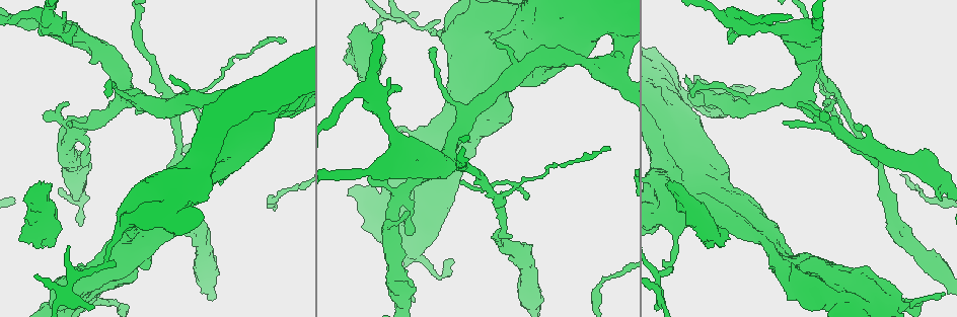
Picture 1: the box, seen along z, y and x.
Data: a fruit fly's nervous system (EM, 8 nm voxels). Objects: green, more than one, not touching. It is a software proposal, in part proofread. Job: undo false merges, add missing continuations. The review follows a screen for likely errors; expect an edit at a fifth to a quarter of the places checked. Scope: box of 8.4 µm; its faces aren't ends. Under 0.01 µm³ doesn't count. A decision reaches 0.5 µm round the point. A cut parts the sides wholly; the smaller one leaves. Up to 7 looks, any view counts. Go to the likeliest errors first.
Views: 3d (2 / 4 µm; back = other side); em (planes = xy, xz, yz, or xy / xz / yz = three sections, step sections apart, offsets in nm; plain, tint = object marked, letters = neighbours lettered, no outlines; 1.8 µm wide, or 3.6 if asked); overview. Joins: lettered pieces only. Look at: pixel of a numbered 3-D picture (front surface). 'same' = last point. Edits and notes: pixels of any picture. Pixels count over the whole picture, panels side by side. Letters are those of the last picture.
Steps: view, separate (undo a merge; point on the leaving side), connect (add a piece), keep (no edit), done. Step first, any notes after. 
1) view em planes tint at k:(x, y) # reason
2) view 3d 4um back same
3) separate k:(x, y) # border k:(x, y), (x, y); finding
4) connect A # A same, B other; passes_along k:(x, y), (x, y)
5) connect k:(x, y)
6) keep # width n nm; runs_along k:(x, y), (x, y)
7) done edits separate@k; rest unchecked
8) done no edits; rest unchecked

view 3d 2um at 1:(500, 197) # abrupt turn

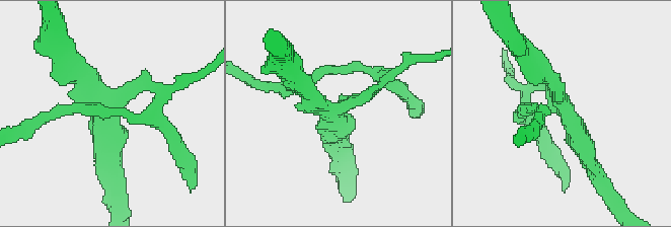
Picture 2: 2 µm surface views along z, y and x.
view em xz step 16 tint at 2:(107, 105) # arms 4

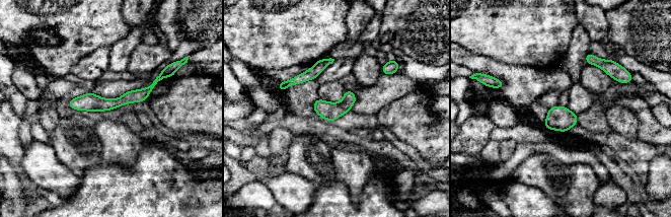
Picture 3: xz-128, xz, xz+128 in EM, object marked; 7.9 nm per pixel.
view em planes letters same # another direction

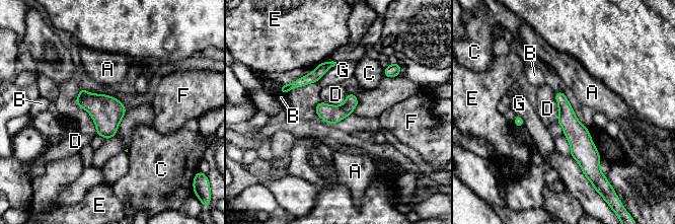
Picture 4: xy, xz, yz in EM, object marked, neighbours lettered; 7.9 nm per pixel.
keep # longest_contact D 240 nm; A other, B other, C other, D other, E other, F other, G other; continuous, no second neuron

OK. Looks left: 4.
view em planes letters at 1:(945, 294)

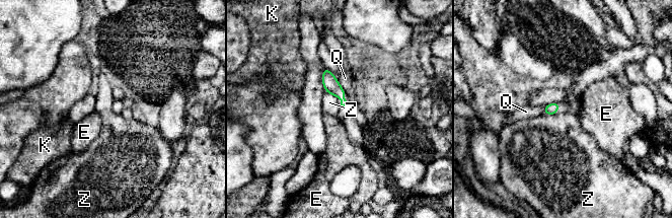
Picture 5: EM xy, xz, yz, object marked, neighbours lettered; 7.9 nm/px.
keep # E other, K other, Q other, Z other; none of them fits

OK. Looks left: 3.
view 3d 2um at 1:(284, 41) # long arm stops here

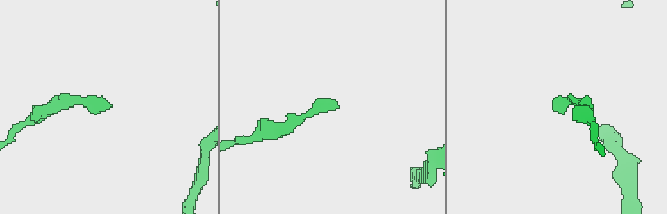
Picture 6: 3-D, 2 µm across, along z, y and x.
view em xy step 4 tint at 6:(334, 106)

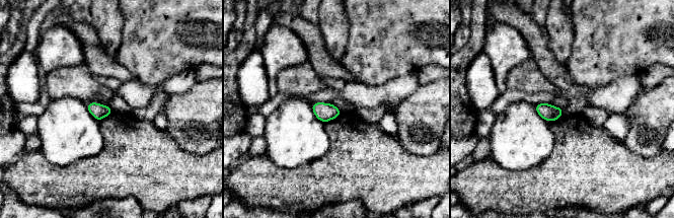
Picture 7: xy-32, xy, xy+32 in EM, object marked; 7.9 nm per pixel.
view em planes letters same # another direction

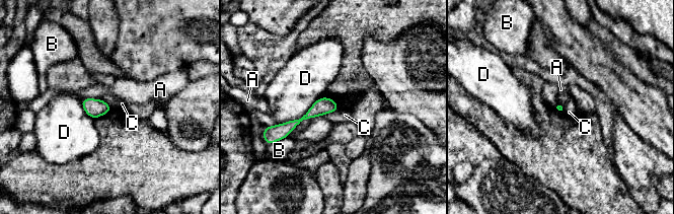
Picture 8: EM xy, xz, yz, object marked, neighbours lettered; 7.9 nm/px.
keep # A other, B other, C other, D other; border 8:(339, 109), (325, 115); none of them fits

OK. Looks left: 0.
done no edits; rest unchecked

